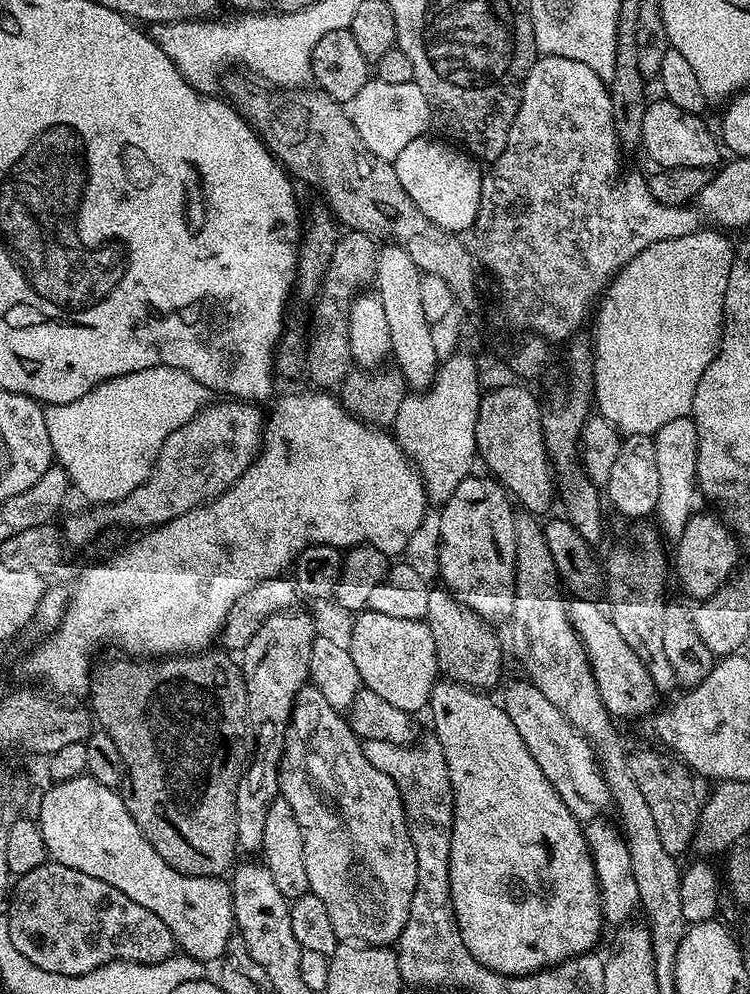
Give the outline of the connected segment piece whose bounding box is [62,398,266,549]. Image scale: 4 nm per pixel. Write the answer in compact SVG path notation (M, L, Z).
M224 398L219 402L221 404L209 403L197 416L190 418L190 422L186 422L186 426L174 430L174 434L170 434L170 438L166 438L156 459L155 468L146 478L146 482L142 482L142 486L138 486L138 490L126 494L126 498L117 500L115 504L88 506L85 507L85 512L76 512L73 516L68 517L65 515L63 517L64 524L62 523L65 545L69 549L84 548L91 540L98 539L103 534L104 528L112 528L115 524L121 524L124 528L140 528L139 530L158 528L190 510L199 508L200 505L206 504L210 500L215 500L230 486L234 486L234 482L238 482L238 478L242 478L244 471L260 455L260 445L264 442L266 416L263 411L260 413L256 409L259 407L252 402L231 398Z

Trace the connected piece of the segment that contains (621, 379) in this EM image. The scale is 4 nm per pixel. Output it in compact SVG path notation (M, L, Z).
M701 230L694 234L686 234L682 238L670 238L666 242L654 242L654 246L646 246L642 254L638 254L629 262L621 272L616 273L612 283L608 285L595 309L596 340L592 345L592 395L594 408L599 415L604 416L624 436L651 436L662 429L667 423L683 416L691 417L694 390L706 374L706 366L715 358L716 351L720 348L720 335L724 329L724 299L726 298L726 282L730 278L730 266L734 255L734 244L727 240L725 233L720 230L707 232Z

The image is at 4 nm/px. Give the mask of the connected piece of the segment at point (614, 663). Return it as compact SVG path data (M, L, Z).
M572 598L567 601L567 605L572 629L584 644L584 653L588 655L598 694L602 694L606 710L614 718L625 716L632 720L635 716L651 717L658 708L658 690L654 686L654 678L650 678L650 670L646 670L642 658L638 658L638 654L626 646L626 641L622 634L618 634L618 626L614 626L609 613L605 609L603 612L599 608L601 605L594 600Z

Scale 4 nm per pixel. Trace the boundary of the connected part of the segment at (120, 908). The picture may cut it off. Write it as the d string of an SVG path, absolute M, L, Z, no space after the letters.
M53 860L15 881L8 906L6 919L14 948L51 973L81 976L116 960L157 964L178 948L162 918L108 882Z

